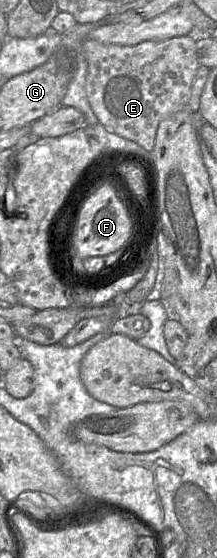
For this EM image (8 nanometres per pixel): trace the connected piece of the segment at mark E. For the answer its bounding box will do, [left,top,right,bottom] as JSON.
[82,35,200,152]

